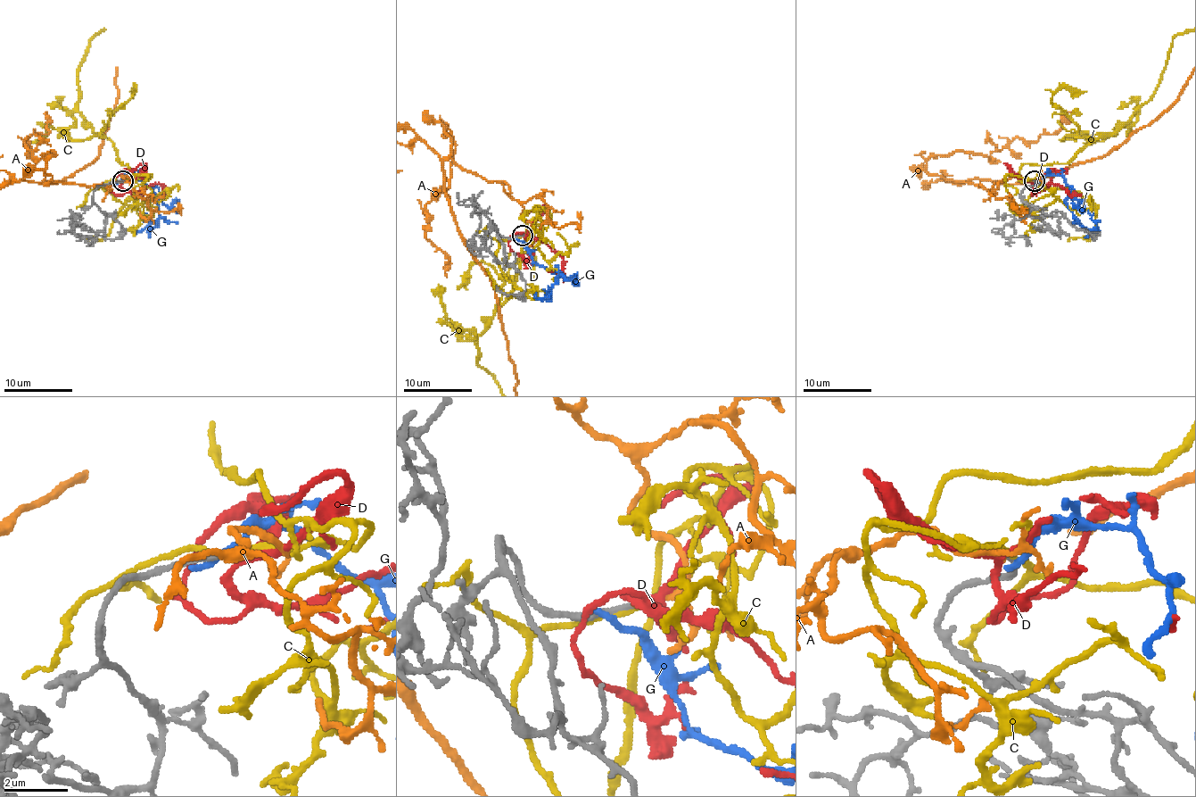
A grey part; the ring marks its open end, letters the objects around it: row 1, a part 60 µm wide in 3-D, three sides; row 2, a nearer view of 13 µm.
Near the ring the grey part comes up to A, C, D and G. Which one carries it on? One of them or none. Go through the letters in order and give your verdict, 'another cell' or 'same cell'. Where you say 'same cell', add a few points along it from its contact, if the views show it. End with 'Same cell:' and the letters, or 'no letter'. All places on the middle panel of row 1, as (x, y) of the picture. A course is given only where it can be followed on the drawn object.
A: same cell
C: another cell
D: another cell
G: another cell
Same cell: A

